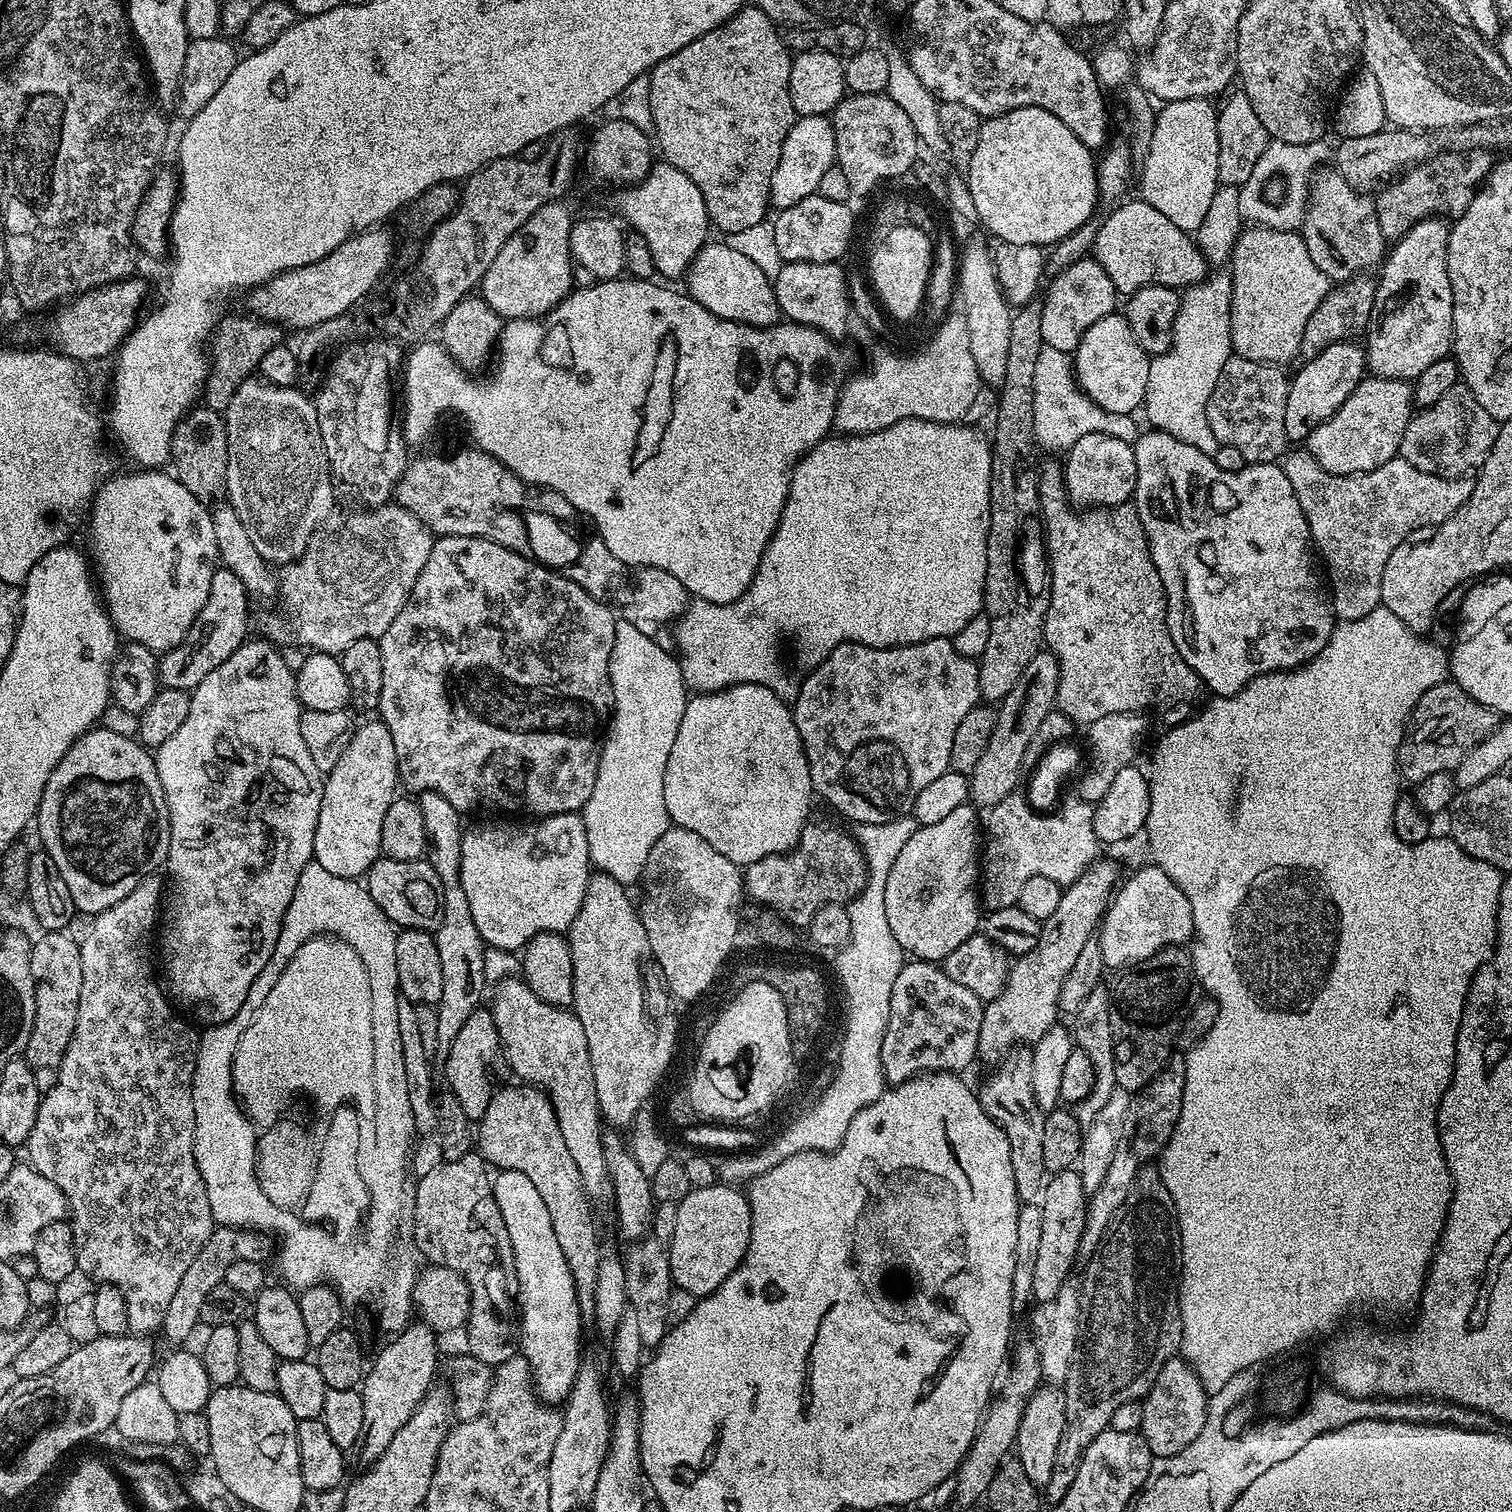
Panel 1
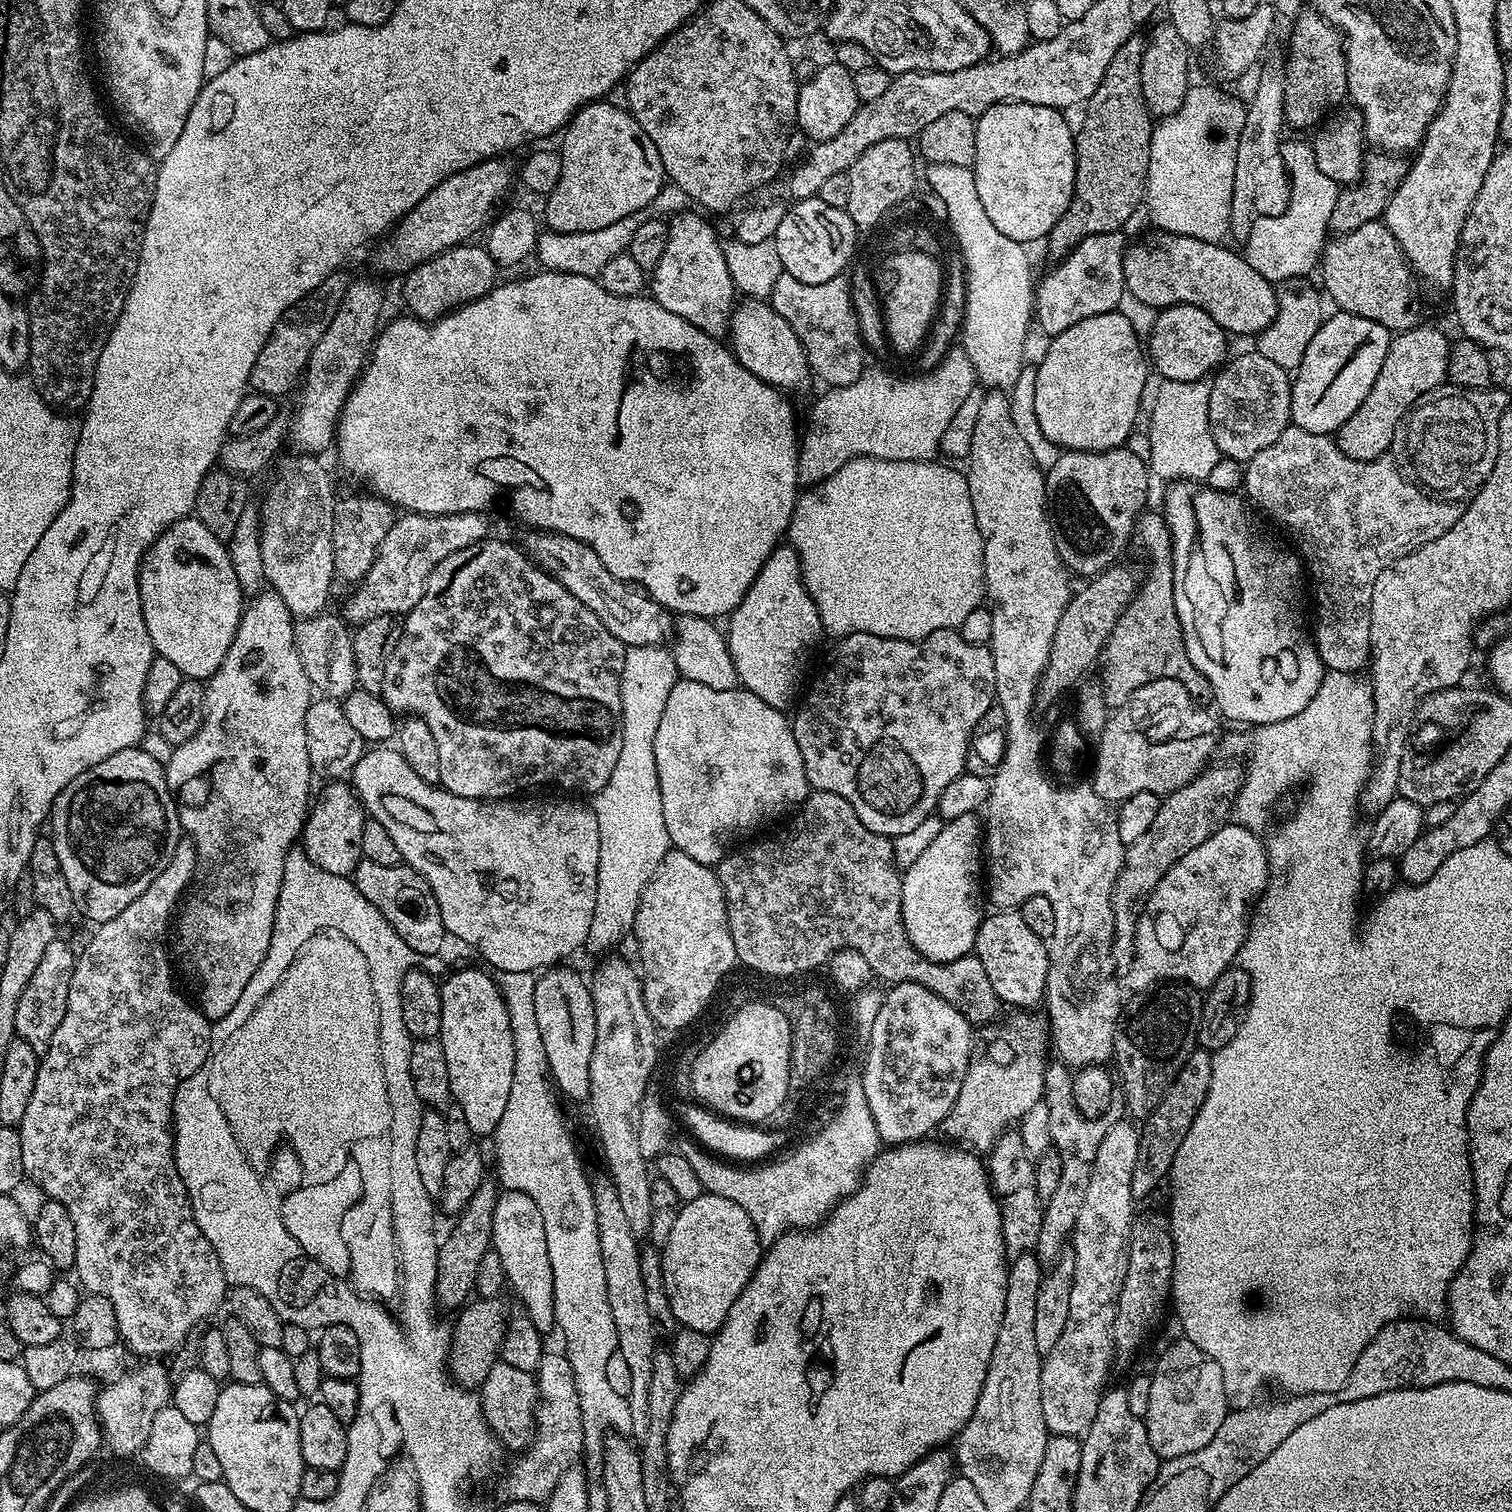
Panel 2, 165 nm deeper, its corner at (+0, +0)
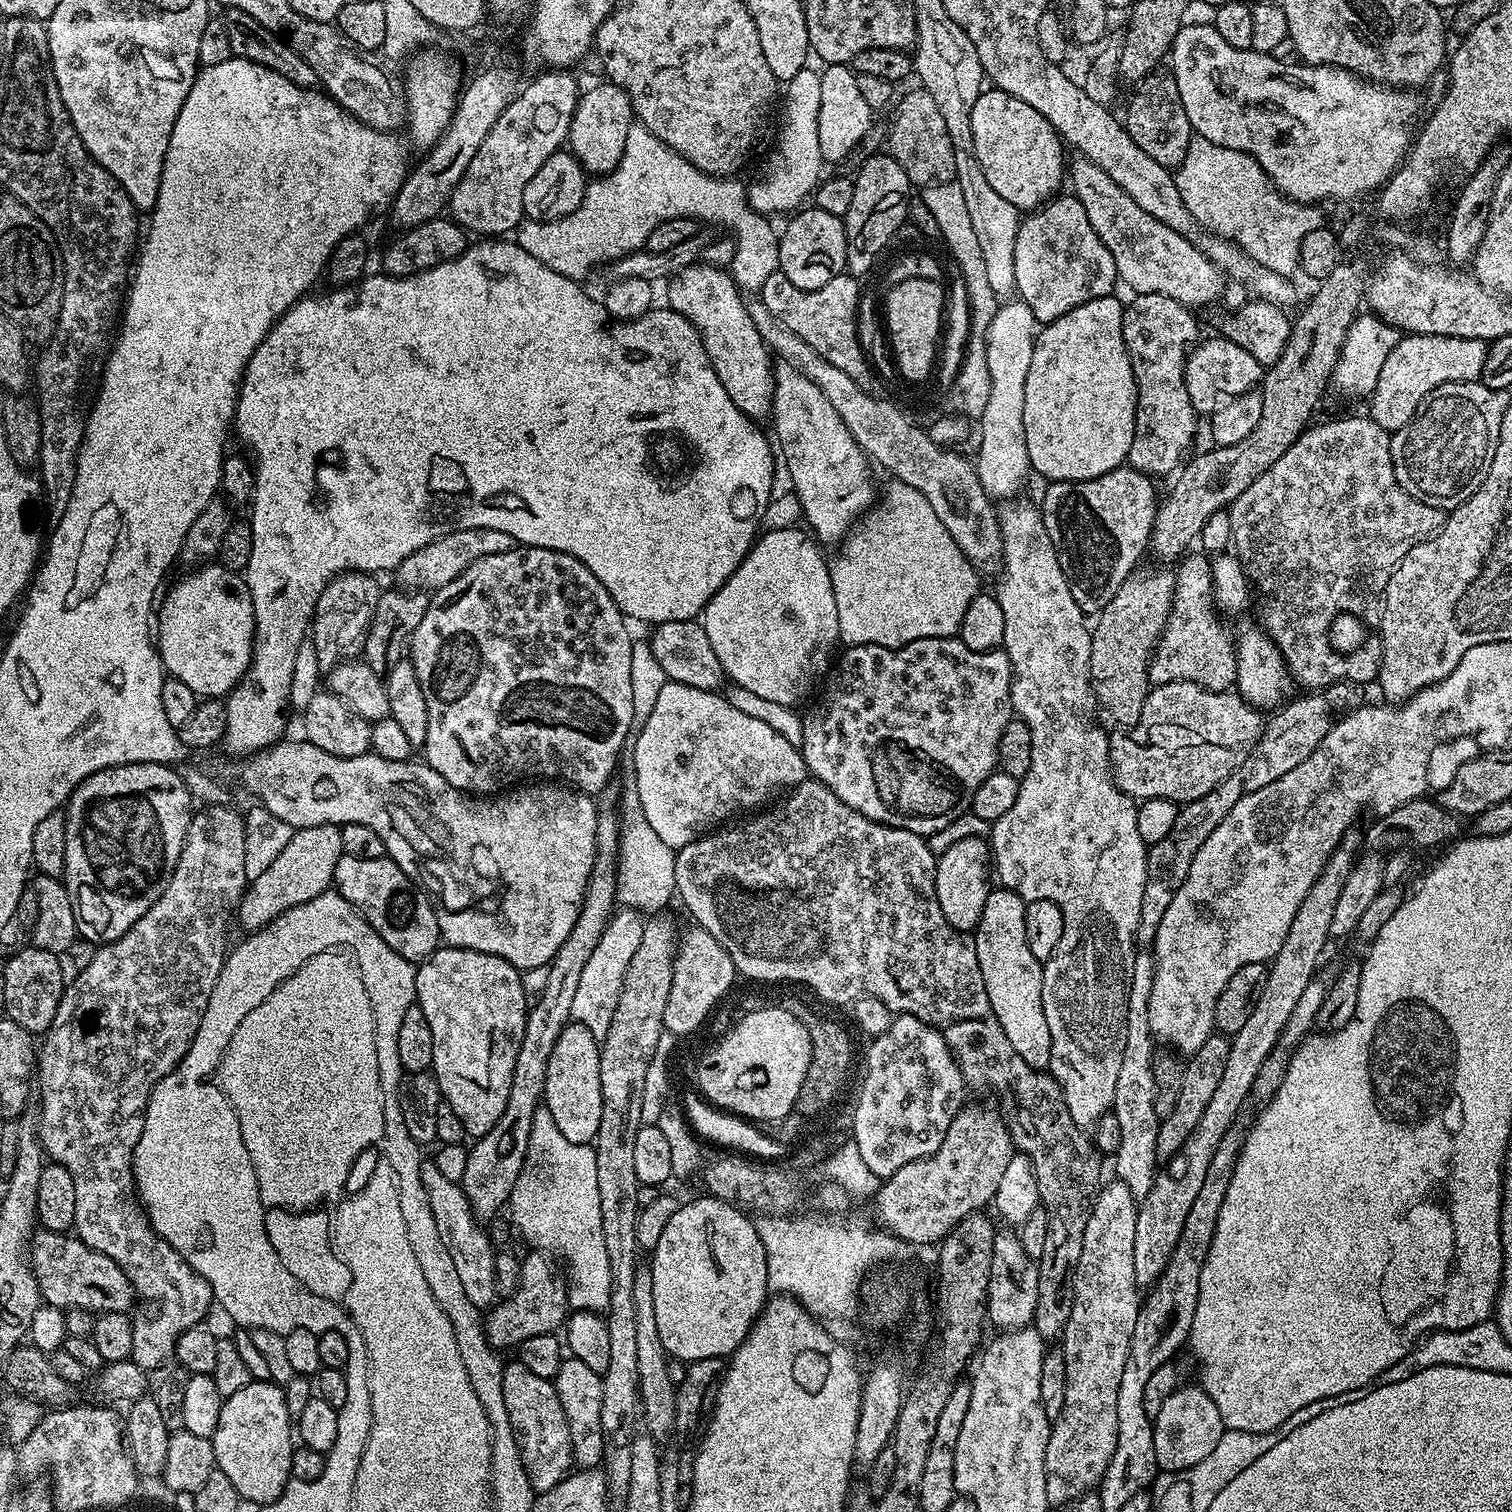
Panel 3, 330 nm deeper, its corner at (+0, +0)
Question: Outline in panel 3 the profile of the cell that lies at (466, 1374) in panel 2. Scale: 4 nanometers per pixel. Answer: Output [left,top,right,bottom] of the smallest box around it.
[483,1250,570,1350]

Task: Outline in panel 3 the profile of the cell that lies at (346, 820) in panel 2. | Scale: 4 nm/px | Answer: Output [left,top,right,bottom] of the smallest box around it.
[238,824,343,934]

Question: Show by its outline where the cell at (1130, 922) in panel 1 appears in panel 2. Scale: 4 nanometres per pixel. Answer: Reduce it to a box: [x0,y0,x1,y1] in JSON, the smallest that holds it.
[1127,822,1270,994]

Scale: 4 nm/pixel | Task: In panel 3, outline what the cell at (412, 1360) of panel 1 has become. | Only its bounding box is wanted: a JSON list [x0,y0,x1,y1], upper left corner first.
[459,811,620,1221]

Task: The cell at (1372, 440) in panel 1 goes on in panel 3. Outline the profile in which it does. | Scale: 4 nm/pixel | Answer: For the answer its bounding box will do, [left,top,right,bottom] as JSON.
[1370,335,1489,433]

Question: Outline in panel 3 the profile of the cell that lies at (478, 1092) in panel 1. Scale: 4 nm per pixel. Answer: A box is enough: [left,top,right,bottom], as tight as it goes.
[416,946,530,1138]

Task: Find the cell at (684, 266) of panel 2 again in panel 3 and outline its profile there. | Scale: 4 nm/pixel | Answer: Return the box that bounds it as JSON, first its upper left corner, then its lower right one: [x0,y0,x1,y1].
[667,262,774,421]

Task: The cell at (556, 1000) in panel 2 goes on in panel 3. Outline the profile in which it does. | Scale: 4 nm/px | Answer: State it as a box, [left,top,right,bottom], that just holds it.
[542,1022,602,1144]

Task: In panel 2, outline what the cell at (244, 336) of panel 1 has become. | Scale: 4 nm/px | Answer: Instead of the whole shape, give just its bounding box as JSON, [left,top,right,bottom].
[248,270,350,398]

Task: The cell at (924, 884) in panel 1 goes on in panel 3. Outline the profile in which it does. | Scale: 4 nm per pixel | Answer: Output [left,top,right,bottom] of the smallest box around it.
[936,836,990,932]

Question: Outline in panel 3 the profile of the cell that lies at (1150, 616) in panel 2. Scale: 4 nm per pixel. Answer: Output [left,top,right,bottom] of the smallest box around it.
[1148,551,1236,692]

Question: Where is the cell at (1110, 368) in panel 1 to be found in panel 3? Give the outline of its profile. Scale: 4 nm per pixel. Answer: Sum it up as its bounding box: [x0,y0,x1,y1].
[1022,294,1136,481]

